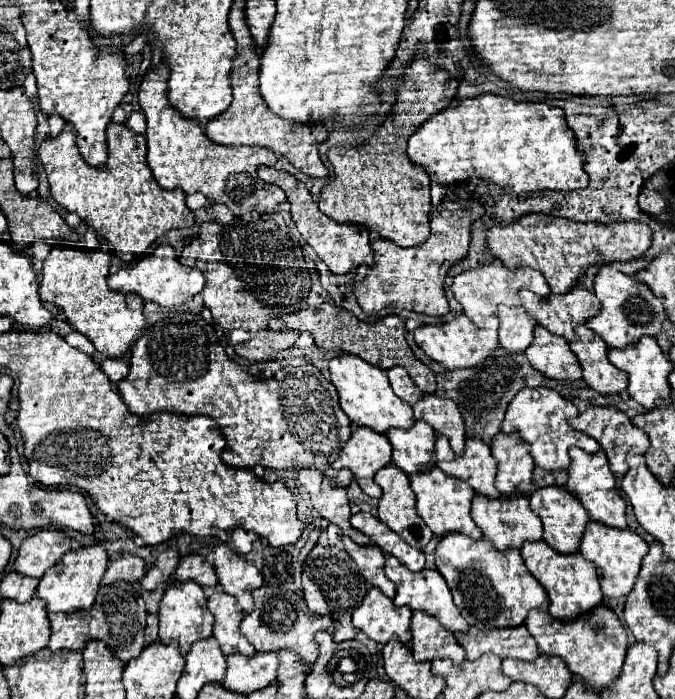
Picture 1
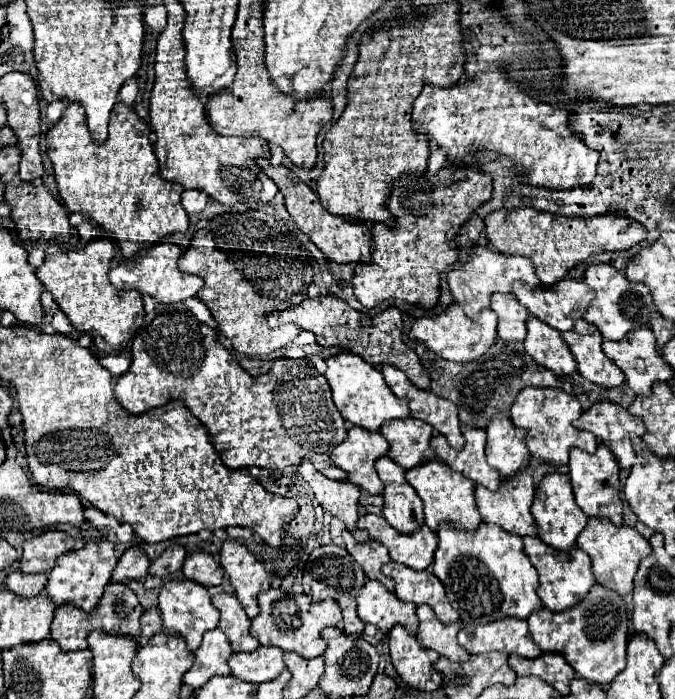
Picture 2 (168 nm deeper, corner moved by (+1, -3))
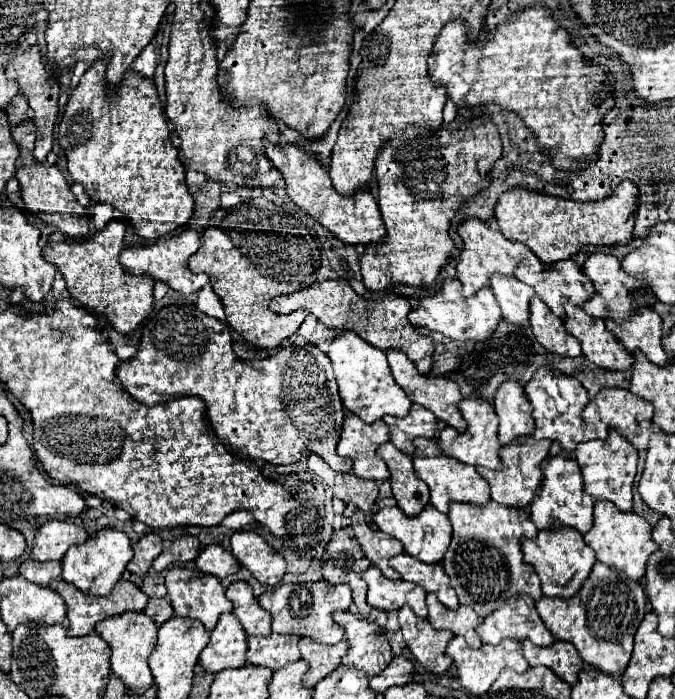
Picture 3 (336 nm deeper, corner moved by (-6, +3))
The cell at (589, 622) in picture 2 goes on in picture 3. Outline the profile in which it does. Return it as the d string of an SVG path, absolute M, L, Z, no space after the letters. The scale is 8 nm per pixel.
M596 563L590 579L574 597L542 597L536 609L554 639L570 641L588 665L608 675L618 675L630 663L634 633L646 615L646 595L638 581L628 581L622 573L608 569L608 565Z

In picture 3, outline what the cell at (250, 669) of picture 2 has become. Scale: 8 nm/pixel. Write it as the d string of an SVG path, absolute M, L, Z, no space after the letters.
M272 633L268 637L248 637L248 653L246 661L256 667L268 667L272 671L294 663L300 659L296 635L278 635Z

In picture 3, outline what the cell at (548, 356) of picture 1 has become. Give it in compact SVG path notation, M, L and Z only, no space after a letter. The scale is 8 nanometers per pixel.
M536 295L530 301L530 327L538 343L550 353L566 357L578 357L582 353L578 339L566 331L564 321L556 317Z

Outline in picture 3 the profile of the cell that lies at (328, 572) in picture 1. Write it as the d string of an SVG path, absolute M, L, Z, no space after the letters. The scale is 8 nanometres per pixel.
M344 529L334 531L332 539L326 545L326 551L322 555L322 579L326 583L348 583L352 587L352 597L354 597L354 605L358 607L358 613L362 617L368 617L370 613L370 605L366 603L366 583L362 581L362 573L370 567L370 561L364 559L364 555L360 553L360 545L356 545L356 539L348 537L348 533Z

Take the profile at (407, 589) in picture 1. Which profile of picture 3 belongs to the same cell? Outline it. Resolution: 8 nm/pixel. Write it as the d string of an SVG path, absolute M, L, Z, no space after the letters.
M400 553L396 557L390 559L390 567L396 569L404 581L416 583L420 587L424 587L426 593L436 593L436 597L440 599L442 605L446 605L448 609L458 609L458 597L454 593L454 589L450 587L448 575L444 573L440 563L422 563L406 553Z

